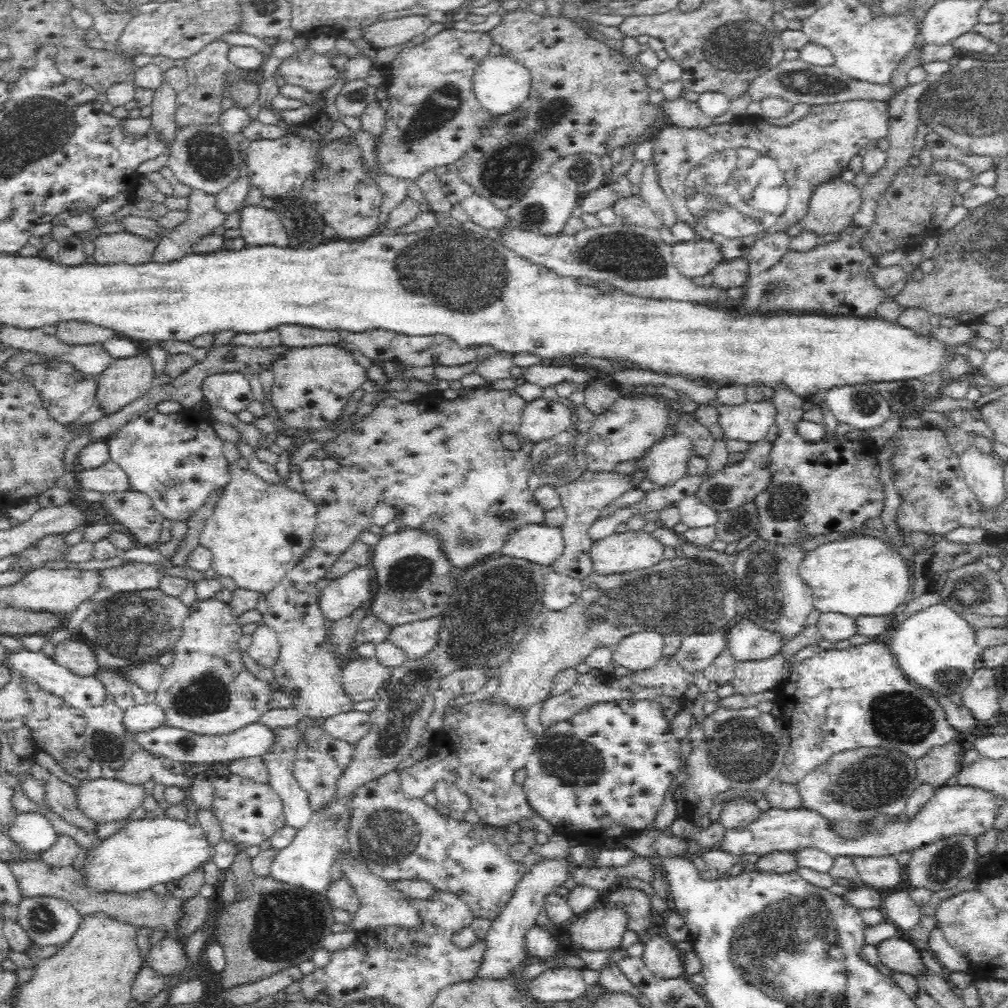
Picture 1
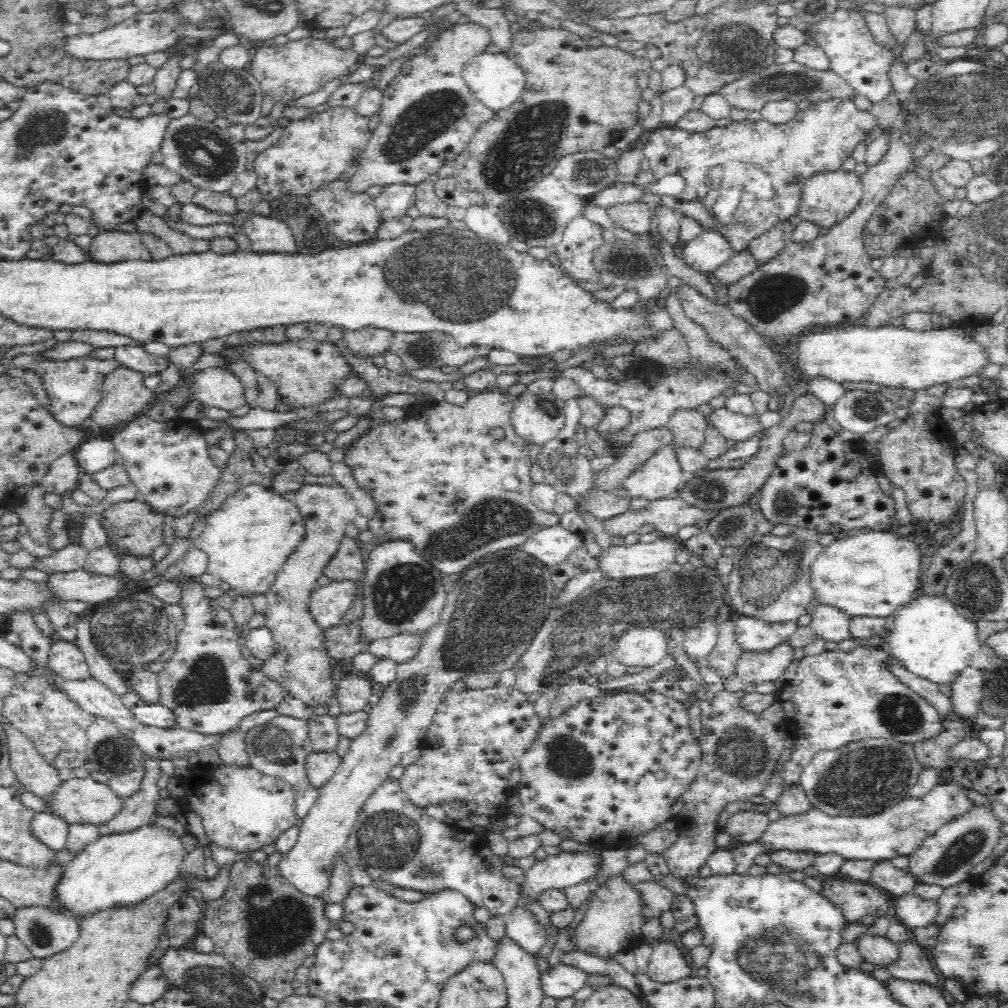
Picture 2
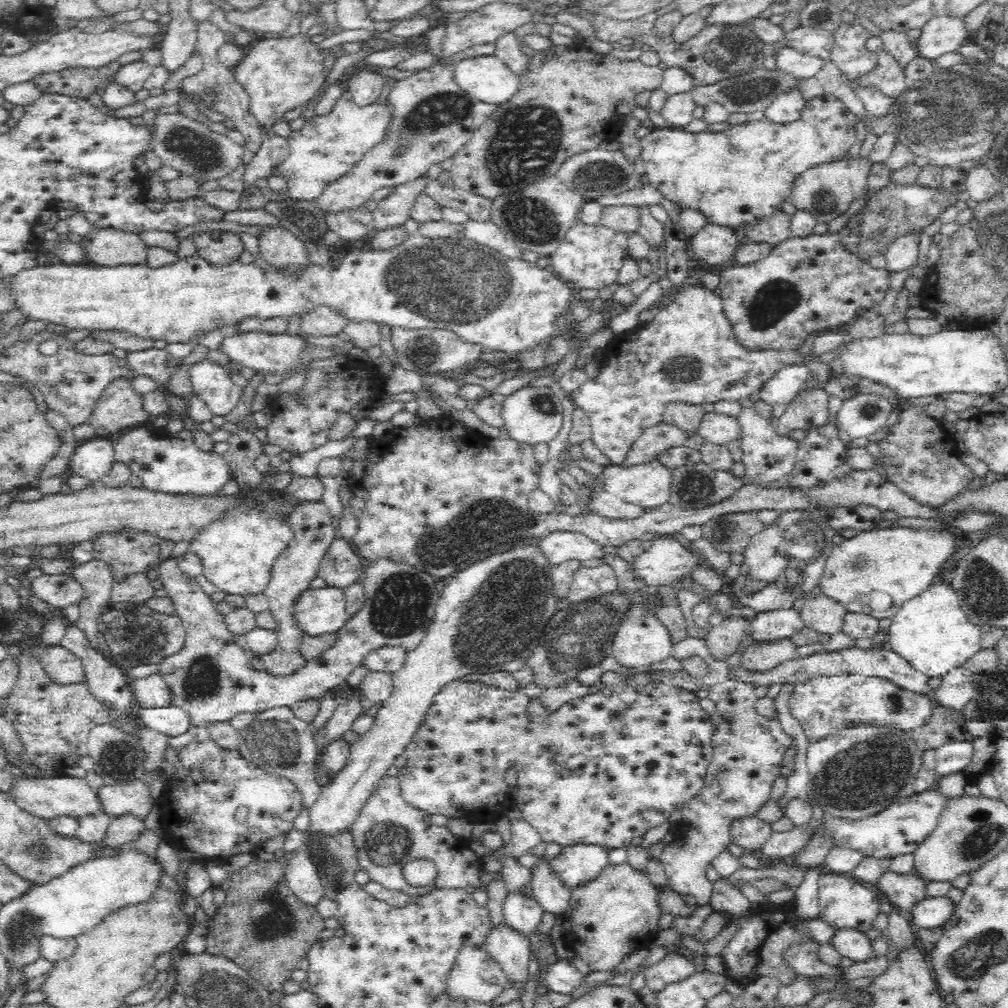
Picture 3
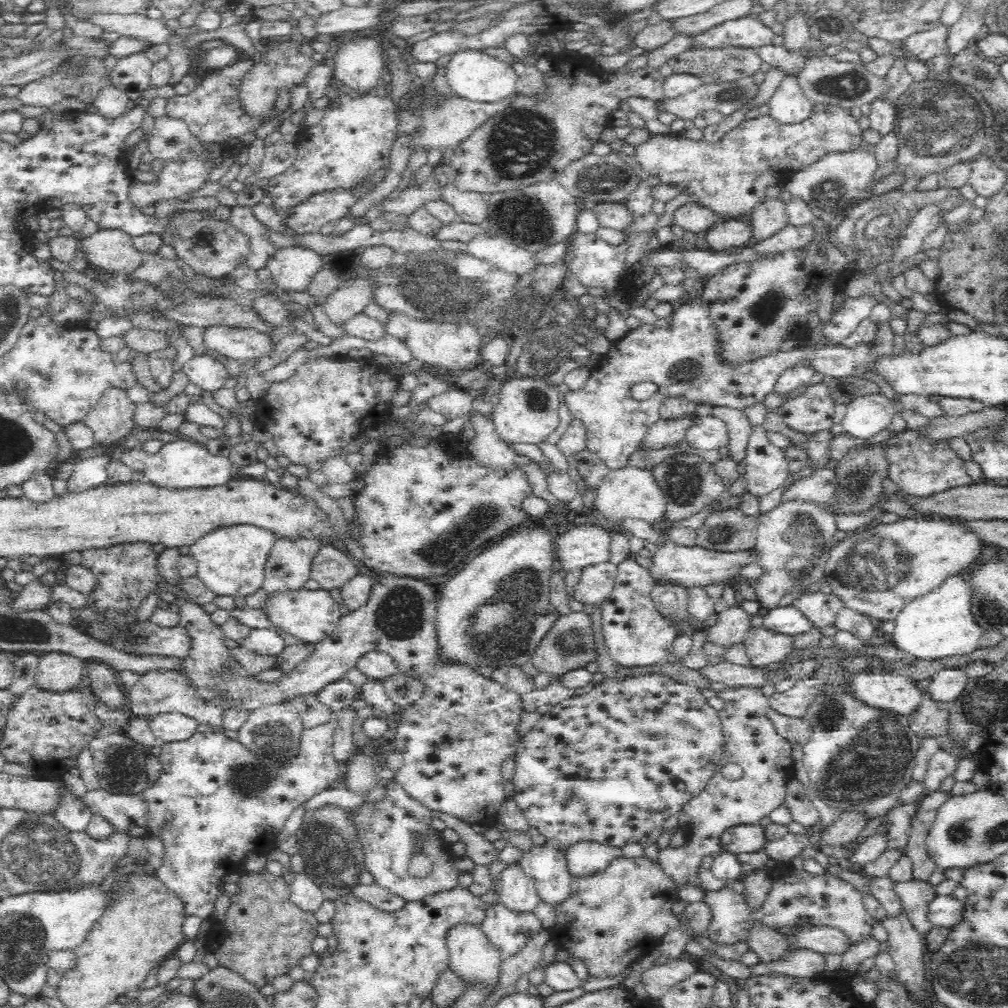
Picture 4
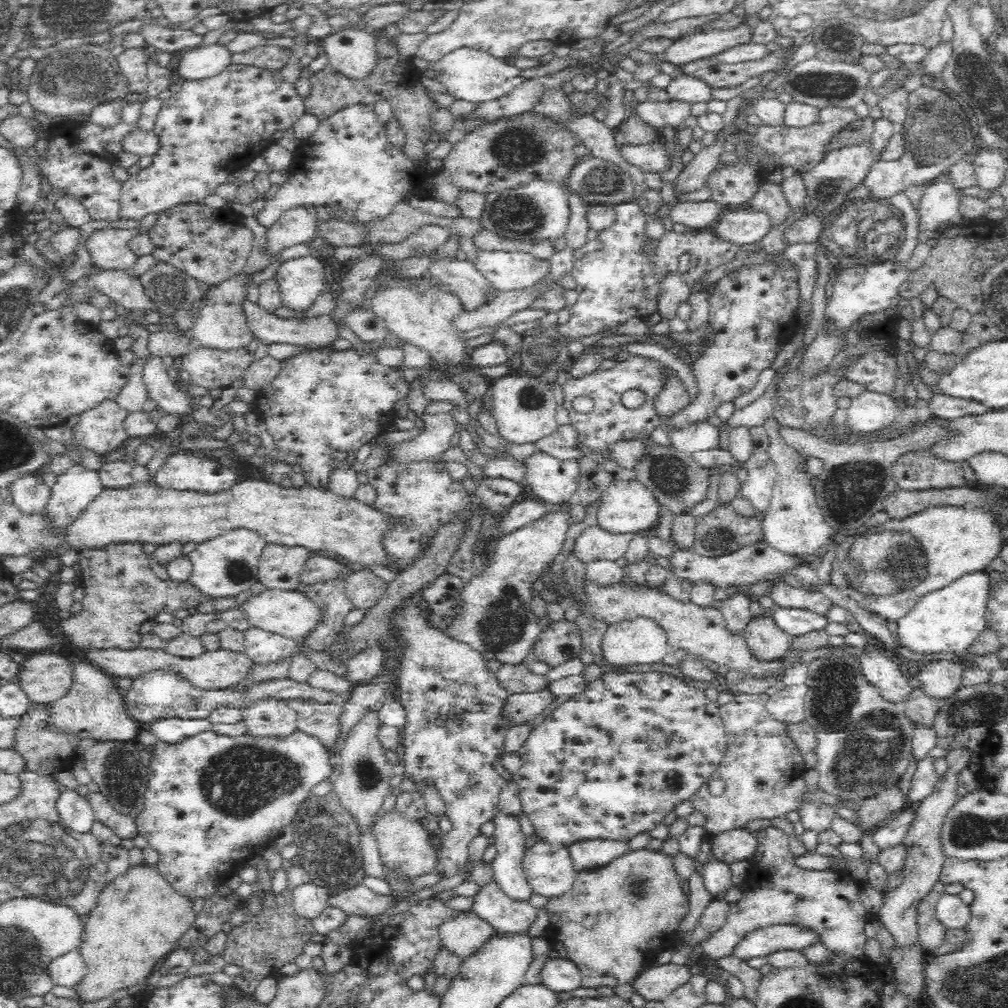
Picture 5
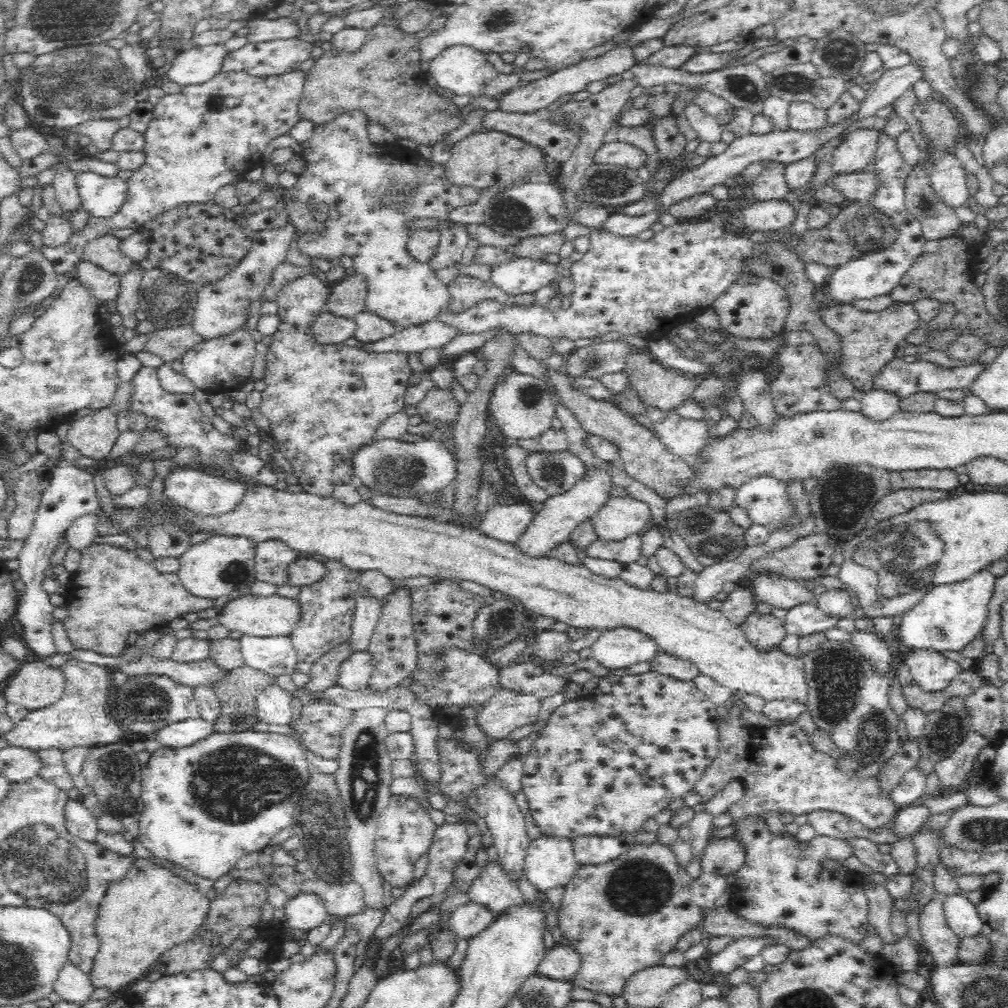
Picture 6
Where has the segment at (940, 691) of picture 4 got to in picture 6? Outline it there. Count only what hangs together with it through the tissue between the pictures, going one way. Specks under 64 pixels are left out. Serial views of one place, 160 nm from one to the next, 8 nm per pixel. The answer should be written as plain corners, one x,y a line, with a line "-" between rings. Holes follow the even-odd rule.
925,649
905,651
903,662
910,668
912,682
927,693
944,692
953,678
968,665
959,664
944,657
942,653

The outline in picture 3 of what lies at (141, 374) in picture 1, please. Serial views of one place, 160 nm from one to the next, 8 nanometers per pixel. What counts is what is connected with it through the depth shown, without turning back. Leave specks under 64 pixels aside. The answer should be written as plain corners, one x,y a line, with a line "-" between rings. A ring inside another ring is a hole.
119,377
112,380
110,385
103,391
87,422
94,426
97,437
110,438
126,430
128,427
149,422
150,418
150,415
144,408
143,395
134,391
130,379

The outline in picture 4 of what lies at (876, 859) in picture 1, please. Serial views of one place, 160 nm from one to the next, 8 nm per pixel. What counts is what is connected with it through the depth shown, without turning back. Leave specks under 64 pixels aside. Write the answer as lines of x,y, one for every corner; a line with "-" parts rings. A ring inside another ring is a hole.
912,879
893,882
894,893
902,903
905,916
920,934
928,933
931,925
927,920
928,903
937,895
928,880

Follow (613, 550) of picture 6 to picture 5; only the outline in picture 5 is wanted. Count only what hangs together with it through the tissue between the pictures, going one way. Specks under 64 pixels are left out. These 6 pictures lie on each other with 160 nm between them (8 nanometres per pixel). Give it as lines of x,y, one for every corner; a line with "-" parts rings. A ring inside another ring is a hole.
598,523
594,526
586,526
580,536
576,538
571,551
572,558
582,564
588,564
595,560
611,560
614,562
624,556
632,533
610,532
602,528

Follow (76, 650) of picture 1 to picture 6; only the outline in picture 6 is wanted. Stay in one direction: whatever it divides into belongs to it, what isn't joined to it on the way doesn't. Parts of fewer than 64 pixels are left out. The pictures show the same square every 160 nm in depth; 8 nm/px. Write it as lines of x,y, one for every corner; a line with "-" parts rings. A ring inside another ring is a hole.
49,658
22,662
16,676
5,688
5,698
28,710
44,709
58,702
65,693
61,666
51,666

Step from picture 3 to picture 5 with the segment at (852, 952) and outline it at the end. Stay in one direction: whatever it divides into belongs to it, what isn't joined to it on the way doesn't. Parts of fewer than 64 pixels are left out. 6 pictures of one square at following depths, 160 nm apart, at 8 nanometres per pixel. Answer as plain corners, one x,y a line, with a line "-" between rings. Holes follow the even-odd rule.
774,925
746,935
736,945
733,954
747,961
758,956
767,957
781,950
803,952
822,942
818,931
799,925

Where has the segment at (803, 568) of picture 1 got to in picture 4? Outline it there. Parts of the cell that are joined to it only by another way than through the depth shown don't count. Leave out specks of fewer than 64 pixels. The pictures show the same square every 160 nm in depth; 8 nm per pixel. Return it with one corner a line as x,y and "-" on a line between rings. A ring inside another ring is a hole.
900,519
894,523
878,522
866,532
856,532
838,542
827,559
826,582
843,606
878,620
894,620
896,615
914,598
935,590
948,576
963,574
979,554
983,544
976,535
946,521

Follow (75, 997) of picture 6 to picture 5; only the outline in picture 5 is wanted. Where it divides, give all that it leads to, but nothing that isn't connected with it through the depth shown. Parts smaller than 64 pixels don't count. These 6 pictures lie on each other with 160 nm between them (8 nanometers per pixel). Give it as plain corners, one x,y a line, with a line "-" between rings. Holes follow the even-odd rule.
79,949
54,958
49,964
49,976
53,984
72,988
85,974
83,958

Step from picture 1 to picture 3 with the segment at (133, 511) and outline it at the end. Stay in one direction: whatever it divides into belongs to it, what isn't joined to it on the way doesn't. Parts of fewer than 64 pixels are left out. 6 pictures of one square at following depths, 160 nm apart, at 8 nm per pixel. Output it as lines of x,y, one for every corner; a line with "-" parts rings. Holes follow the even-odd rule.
118,528
104,530
95,535
93,541
93,558
104,559
110,563
115,581
124,579
134,572
147,572
149,566
159,562
160,538
156,532
138,530
137,528

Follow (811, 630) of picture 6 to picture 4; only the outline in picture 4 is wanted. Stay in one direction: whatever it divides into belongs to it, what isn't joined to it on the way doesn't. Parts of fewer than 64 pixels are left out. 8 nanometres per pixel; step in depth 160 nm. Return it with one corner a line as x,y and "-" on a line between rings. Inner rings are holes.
787,603
773,608
764,615
762,627
770,633
796,636
806,632
811,624
793,604

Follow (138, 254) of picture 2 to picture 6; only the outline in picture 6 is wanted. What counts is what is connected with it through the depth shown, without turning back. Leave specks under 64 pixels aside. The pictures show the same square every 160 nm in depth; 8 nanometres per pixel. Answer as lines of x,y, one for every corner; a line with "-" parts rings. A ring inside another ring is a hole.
98,233
96,238
90,238
83,250
83,259
95,264
112,274
125,275
134,261
121,251
121,238
106,233

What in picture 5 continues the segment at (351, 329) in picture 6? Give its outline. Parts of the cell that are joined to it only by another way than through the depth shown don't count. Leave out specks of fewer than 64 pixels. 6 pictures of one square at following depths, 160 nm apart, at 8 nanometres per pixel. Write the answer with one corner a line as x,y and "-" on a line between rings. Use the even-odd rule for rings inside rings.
247,299
241,301
241,312
249,330
265,345
290,343
329,347
339,335
335,325
326,315
306,322
296,319
282,319
264,311
257,303

